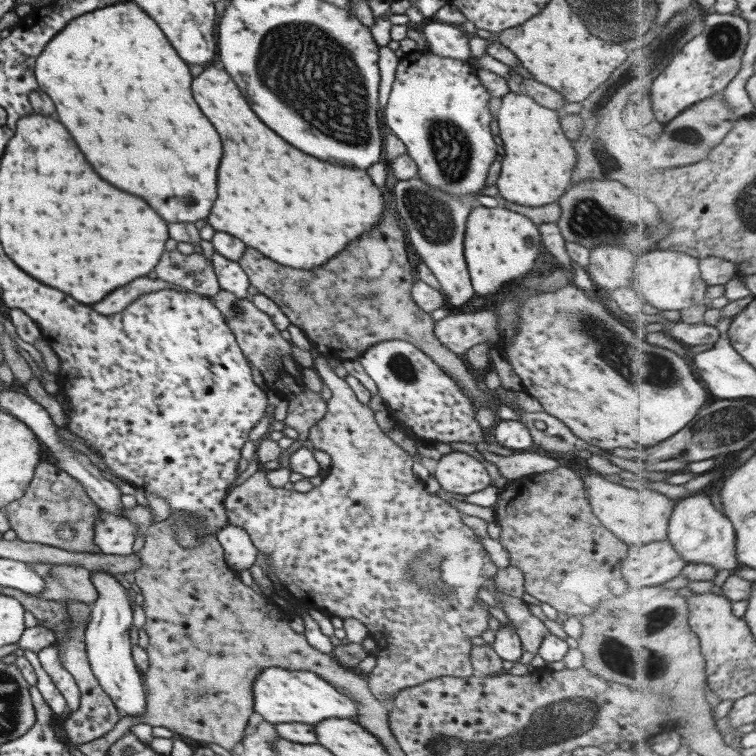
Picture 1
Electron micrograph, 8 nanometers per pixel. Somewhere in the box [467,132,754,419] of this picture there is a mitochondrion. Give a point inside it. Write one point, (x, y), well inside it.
(613, 347)

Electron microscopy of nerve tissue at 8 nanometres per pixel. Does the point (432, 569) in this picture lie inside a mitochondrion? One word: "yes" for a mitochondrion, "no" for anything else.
yes

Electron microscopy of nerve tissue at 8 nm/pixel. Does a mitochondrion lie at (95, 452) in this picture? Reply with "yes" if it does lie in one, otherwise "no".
no

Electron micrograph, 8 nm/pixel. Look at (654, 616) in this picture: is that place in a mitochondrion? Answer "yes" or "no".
yes

